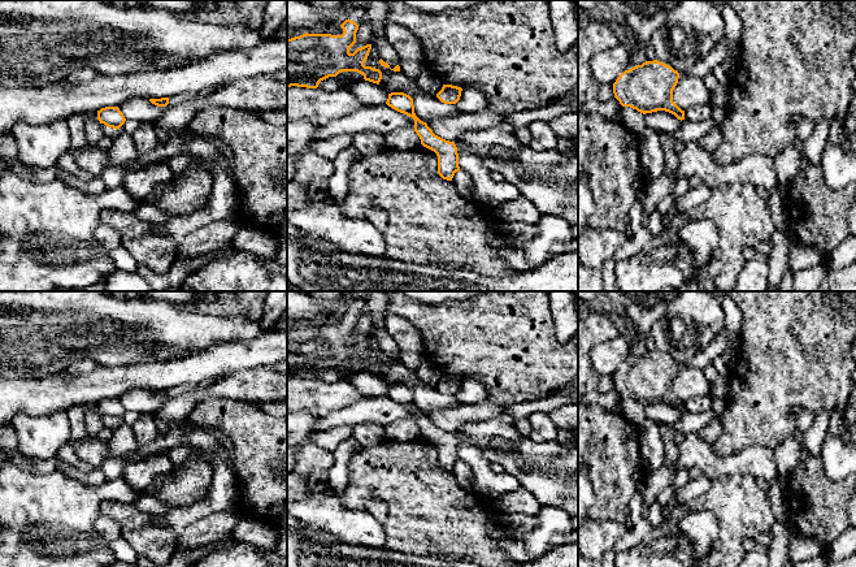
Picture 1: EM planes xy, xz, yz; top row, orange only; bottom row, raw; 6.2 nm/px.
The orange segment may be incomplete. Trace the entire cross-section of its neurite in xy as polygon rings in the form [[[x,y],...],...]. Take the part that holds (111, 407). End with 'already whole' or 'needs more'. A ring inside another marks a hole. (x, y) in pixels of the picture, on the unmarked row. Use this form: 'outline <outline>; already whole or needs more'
outline [[[105,398],[97,402],[97,411],[108,419],[120,420],[126,410],[118,398]]]; already whole

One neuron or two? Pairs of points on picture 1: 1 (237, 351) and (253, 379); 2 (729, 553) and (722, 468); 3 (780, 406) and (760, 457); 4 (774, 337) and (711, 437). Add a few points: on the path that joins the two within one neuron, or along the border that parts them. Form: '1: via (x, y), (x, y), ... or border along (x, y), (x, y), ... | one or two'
1: border along (272, 366), (243, 369), (221, 379) | two
2: border along (754, 476), (734, 474), (712, 480) | two
3: border along (773, 448), (746, 446), (734, 453) | two
4: border along (721, 420), (721, 433), (712, 445) | two

